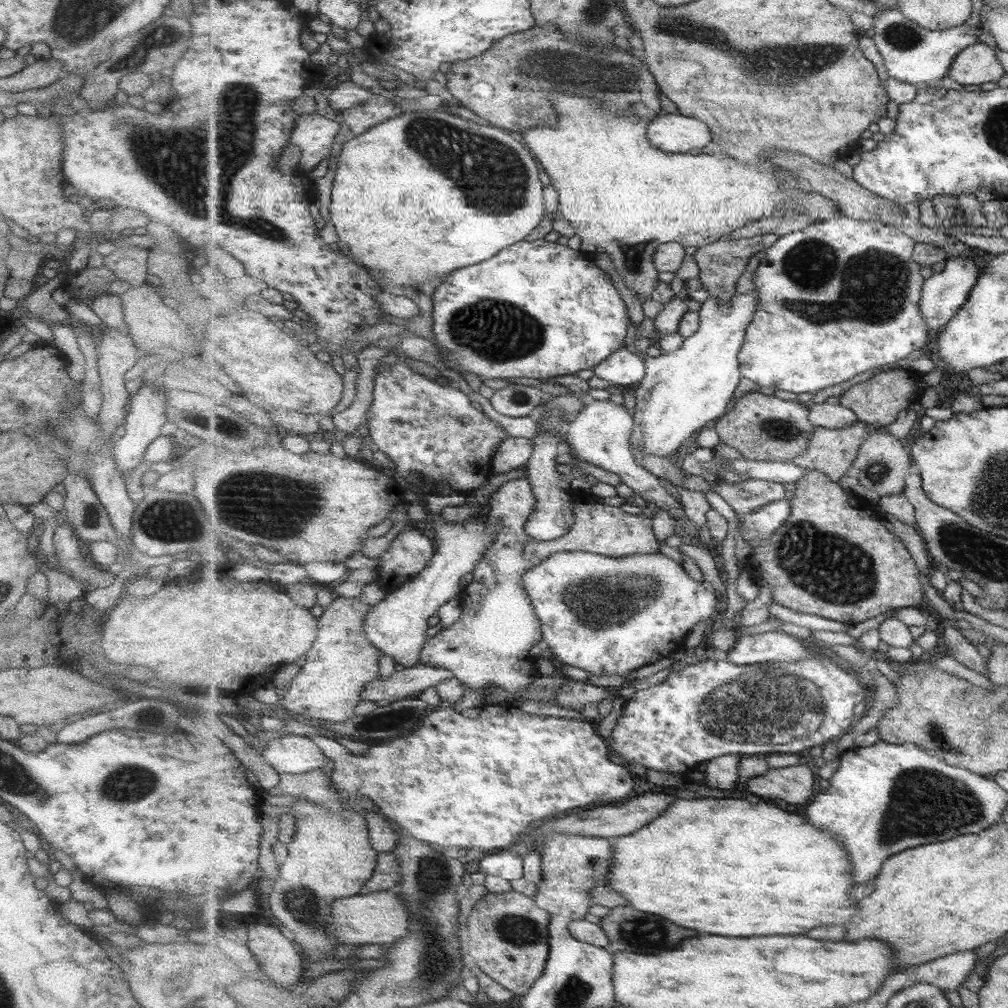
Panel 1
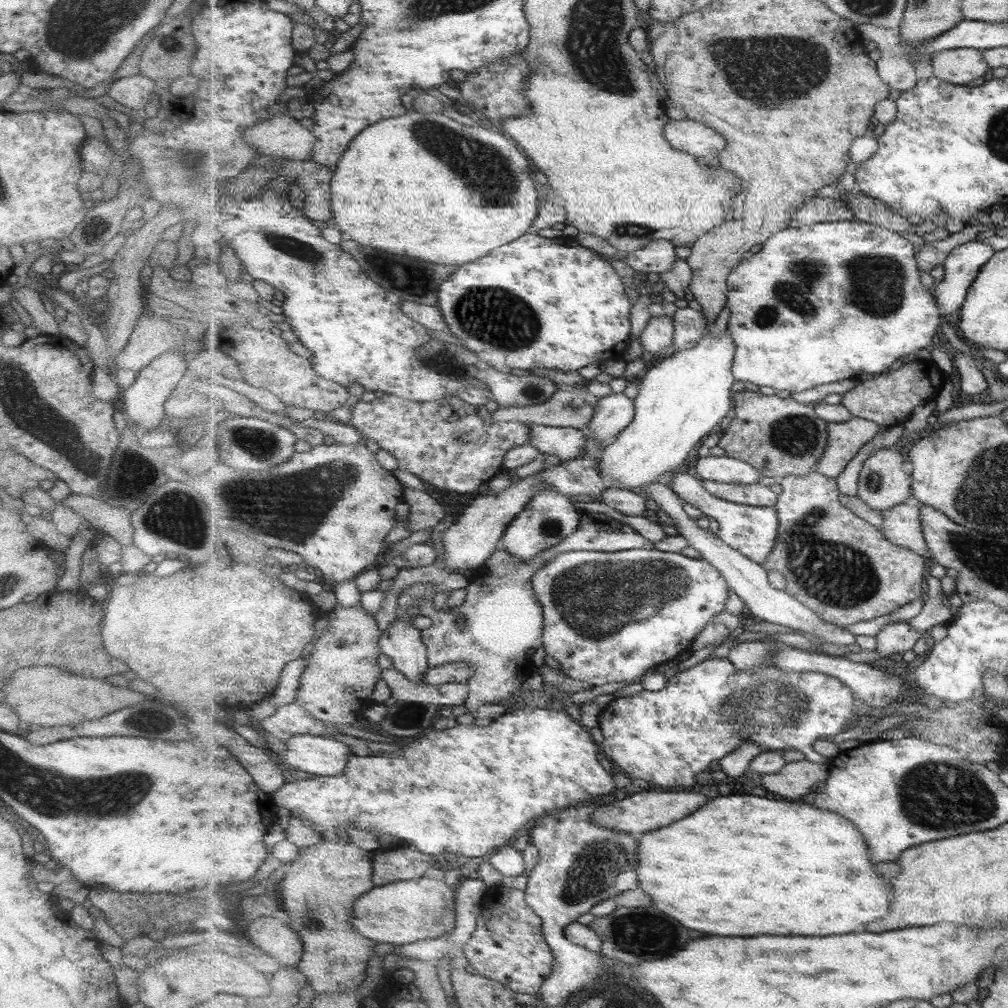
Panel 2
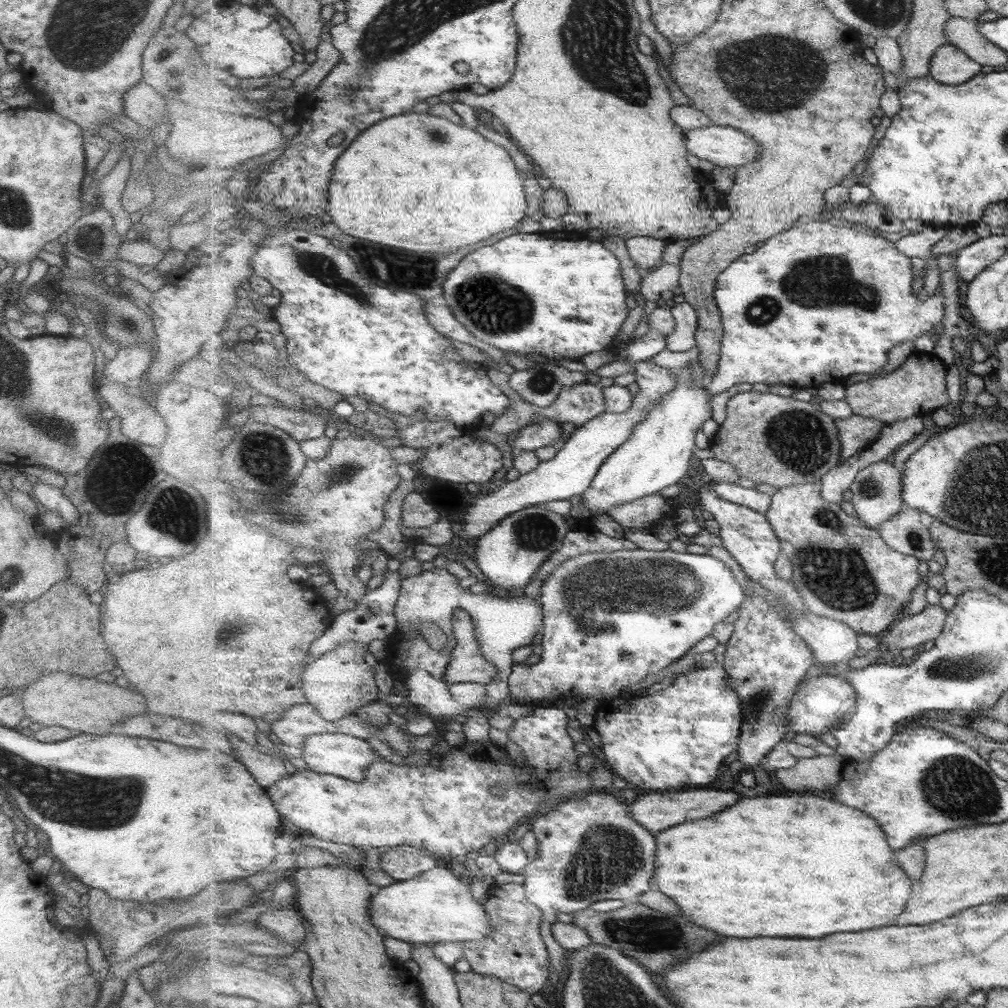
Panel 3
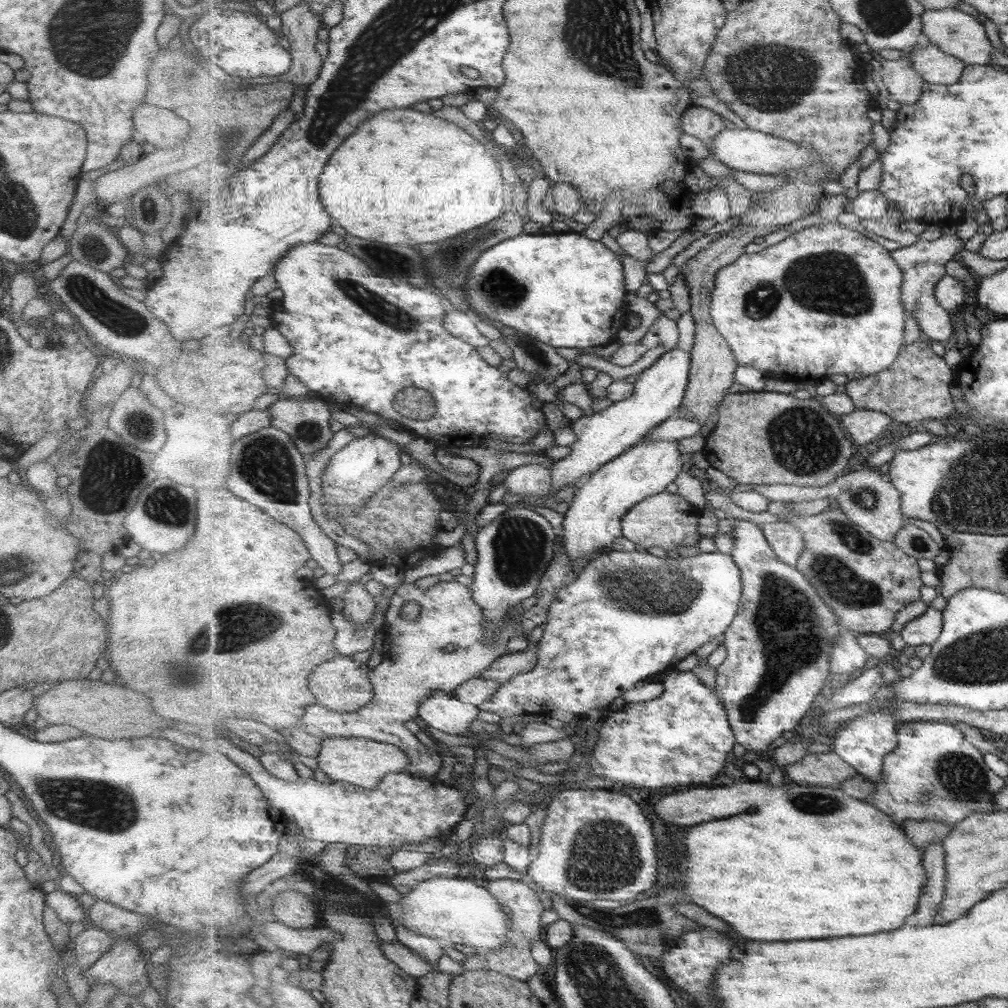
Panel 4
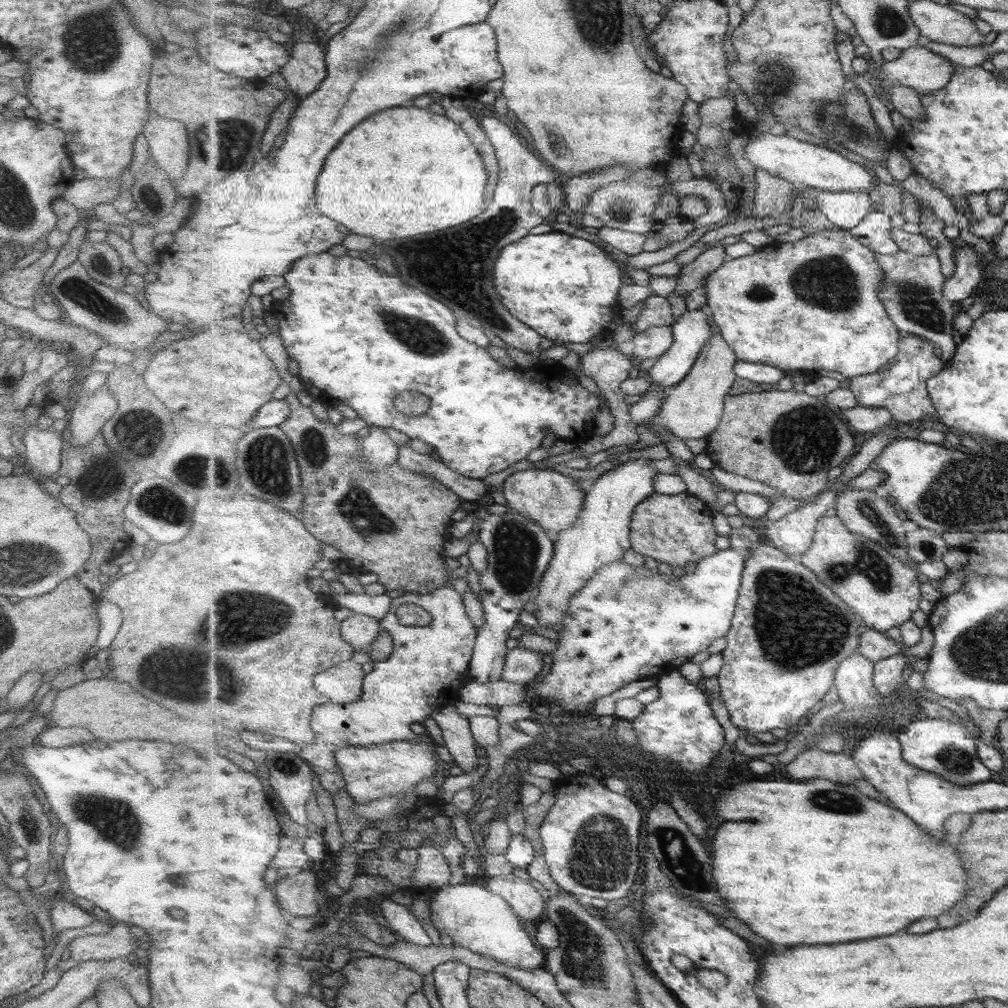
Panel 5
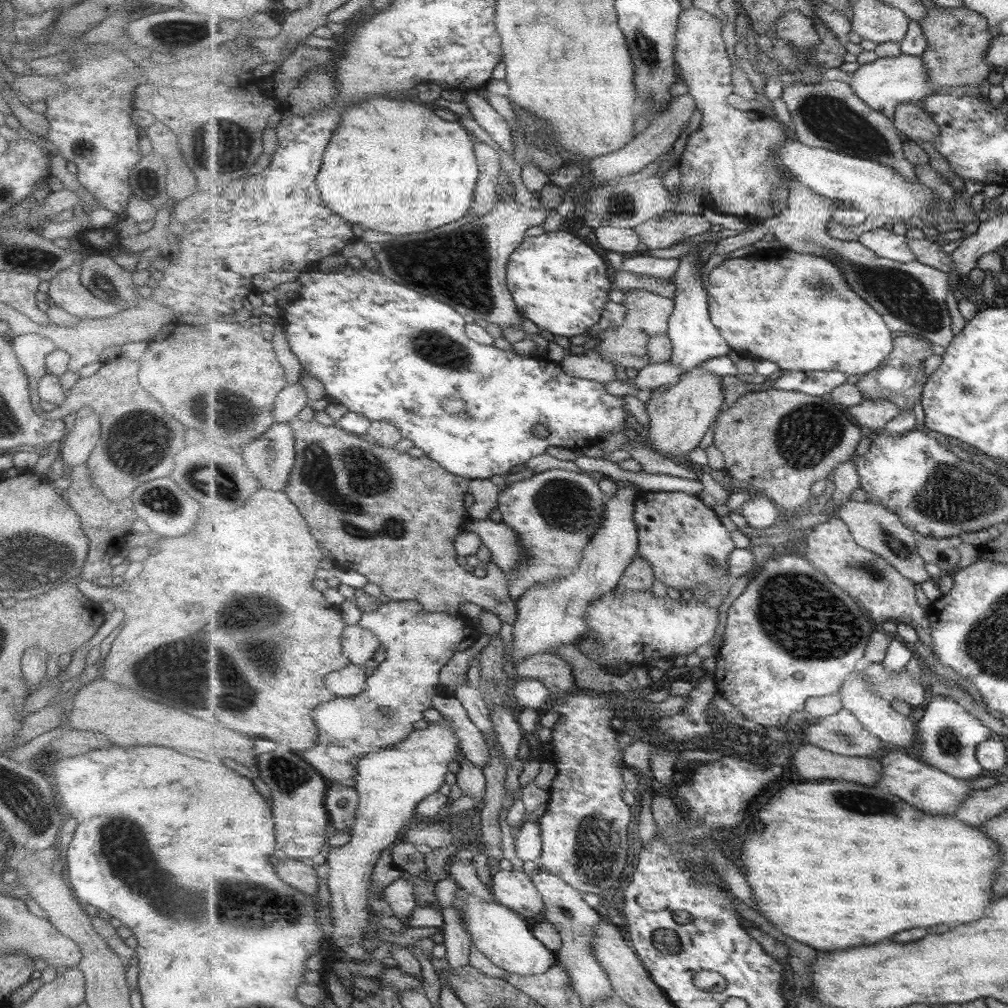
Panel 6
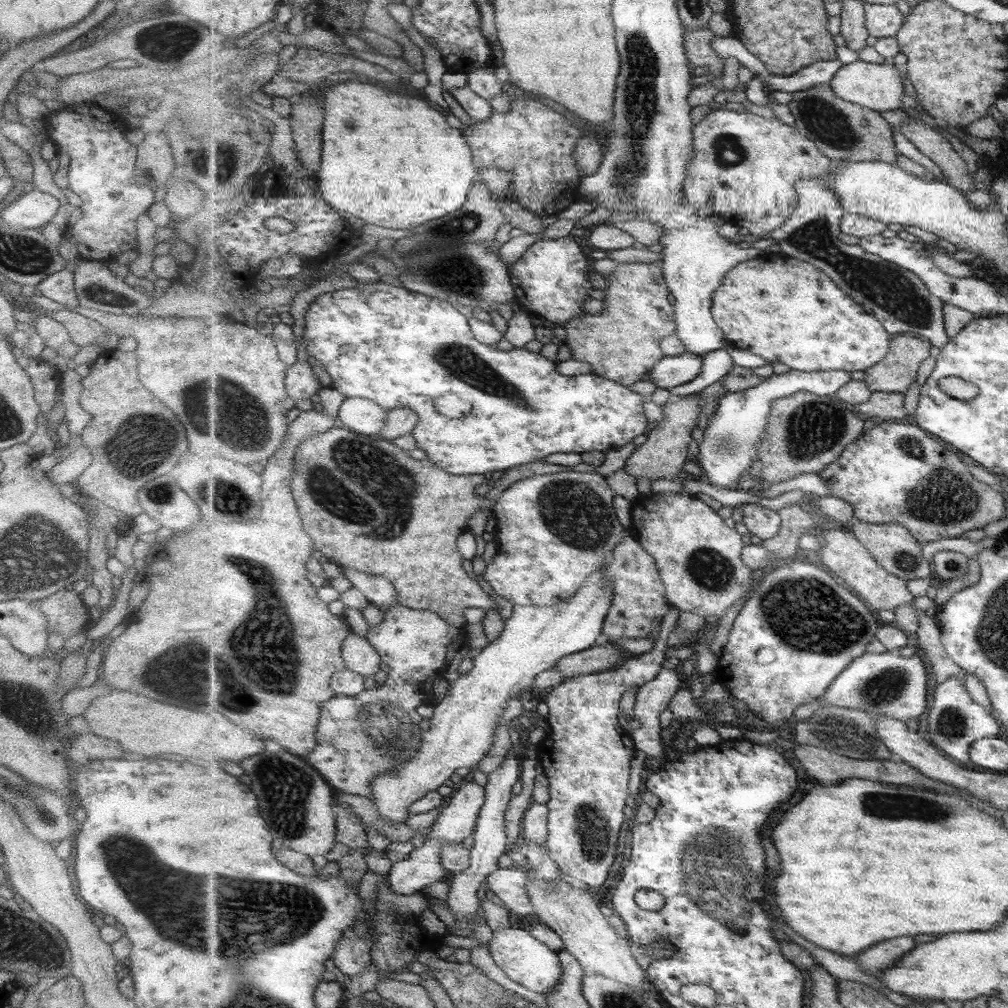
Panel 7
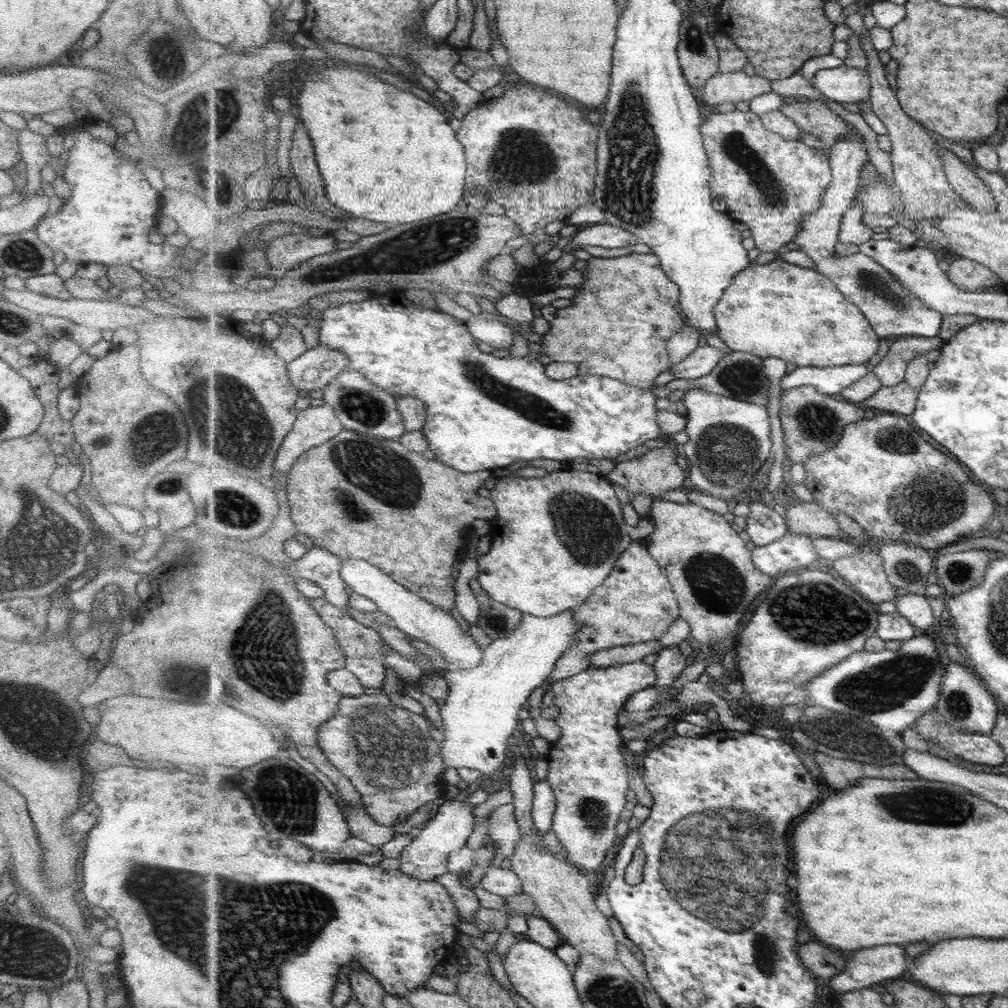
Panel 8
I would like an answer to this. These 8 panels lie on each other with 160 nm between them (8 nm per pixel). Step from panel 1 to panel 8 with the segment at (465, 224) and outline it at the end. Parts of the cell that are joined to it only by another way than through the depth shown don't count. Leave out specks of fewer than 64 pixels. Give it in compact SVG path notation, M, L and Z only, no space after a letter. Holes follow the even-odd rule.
M326 65L324 67L310 67L304 80L303 90L298 94L296 102L298 110L296 116L305 125L309 136L312 138L316 159L326 184L328 197L339 210L348 211L356 217L368 218L372 221L395 226L395 224L411 224L411 222L417 222L417 220L433 218L433 216L439 216L439 214L445 214L445 212L449 214L452 210L457 209L457 204L463 200L468 169L466 149L458 139L457 132L455 133L451 128L451 124L449 124L450 116L436 104L431 105L431 103L417 98L415 94L403 92L403 90L379 80L377 76L367 74L367 72Z

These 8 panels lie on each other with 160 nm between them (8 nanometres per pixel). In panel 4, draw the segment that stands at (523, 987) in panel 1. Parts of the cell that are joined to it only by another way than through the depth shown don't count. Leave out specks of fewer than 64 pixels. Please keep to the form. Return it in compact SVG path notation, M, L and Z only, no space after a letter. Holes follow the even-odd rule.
M499 879L490 881L488 889L495 898L509 909L512 917L509 920L510 942L505 948L477 950L474 955L467 957L464 963L464 970L497 971L501 974L516 978L527 983L527 980L537 972L537 962L531 956L531 942L544 940L544 929L541 925L541 914L543 914L543 902L525 882L513 879Z

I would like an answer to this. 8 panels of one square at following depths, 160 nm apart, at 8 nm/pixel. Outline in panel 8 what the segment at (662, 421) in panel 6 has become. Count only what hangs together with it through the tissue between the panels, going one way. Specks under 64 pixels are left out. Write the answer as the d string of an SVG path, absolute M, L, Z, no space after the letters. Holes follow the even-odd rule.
M670 443L665 448L656 448L650 450L647 454L635 458L633 461L621 462L607 478L613 484L619 484L623 488L627 488L632 496L638 494L646 494L656 499L661 499L669 490L687 489L688 481L685 470L675 461L675 456L679 455L680 449L675 449L675 445Z

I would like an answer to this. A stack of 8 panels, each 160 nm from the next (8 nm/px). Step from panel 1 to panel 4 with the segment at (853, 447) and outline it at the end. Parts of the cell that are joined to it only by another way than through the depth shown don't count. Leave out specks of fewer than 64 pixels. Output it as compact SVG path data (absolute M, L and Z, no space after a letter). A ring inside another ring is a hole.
M856 408L852 414L841 416L840 421L857 444L871 448L871 442L882 438L894 420L876 410Z

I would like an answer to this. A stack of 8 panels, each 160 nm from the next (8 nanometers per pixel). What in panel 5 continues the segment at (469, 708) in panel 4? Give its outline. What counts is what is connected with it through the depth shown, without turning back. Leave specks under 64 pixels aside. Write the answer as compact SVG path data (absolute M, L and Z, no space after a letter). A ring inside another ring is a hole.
M444 704L438 708L431 716L439 728L441 728L444 746L450 750L450 754L453 758L455 765L459 766L463 773L475 770L480 766L480 762L477 760L477 748L475 747L476 740L471 730L470 719L462 714L453 707L453 704Z

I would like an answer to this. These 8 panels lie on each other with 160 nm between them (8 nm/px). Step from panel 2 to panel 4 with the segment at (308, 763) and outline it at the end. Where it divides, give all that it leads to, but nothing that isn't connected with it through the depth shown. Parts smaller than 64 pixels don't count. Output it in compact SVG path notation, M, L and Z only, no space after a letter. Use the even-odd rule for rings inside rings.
M328 738L323 741L319 768L333 781L350 783L366 790L377 790L389 774L405 773L409 769L409 755L394 744L367 738Z

